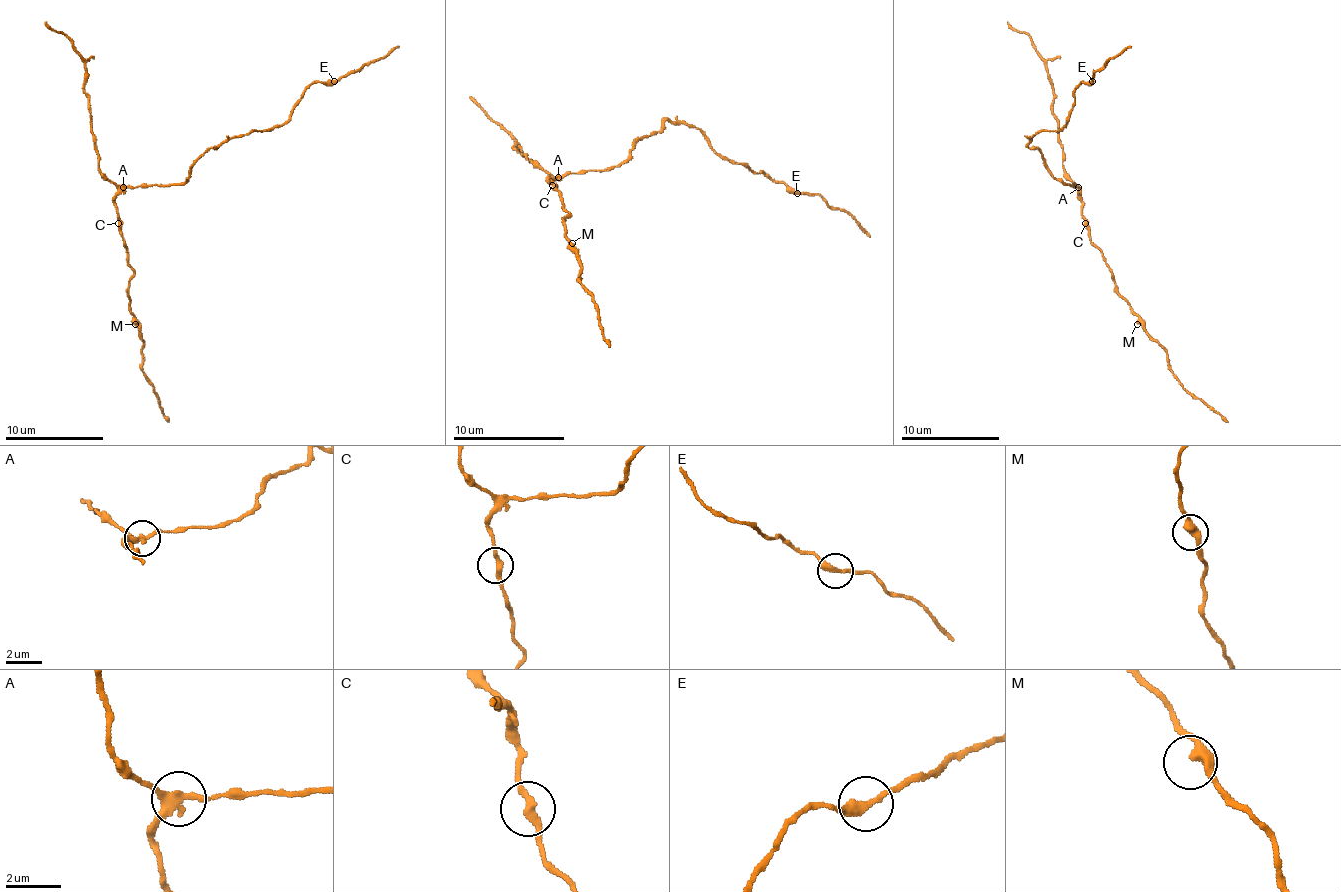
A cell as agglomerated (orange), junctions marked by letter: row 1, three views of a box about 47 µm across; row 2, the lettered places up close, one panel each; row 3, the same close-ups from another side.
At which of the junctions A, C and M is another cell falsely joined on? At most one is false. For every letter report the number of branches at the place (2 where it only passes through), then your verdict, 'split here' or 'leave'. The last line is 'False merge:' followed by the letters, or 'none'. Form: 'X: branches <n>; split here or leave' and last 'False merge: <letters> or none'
A: branches 3; split here
C: branches 2; leave
M: branches 2; leave
False merge: A

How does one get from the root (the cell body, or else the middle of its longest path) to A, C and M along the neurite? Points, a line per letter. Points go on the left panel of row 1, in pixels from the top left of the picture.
A: (160, 184), (123, 187)
C: (160, 184), (123, 189), (115, 196), (118, 223)
M: (160, 184), (128, 187), (115, 196), (120, 236), (133, 270), (128, 282), (128, 309), (135, 317), (135, 324)

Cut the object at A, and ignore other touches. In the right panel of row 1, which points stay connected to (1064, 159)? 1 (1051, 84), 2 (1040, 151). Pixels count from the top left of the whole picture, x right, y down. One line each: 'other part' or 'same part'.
1: same part
2: other part

